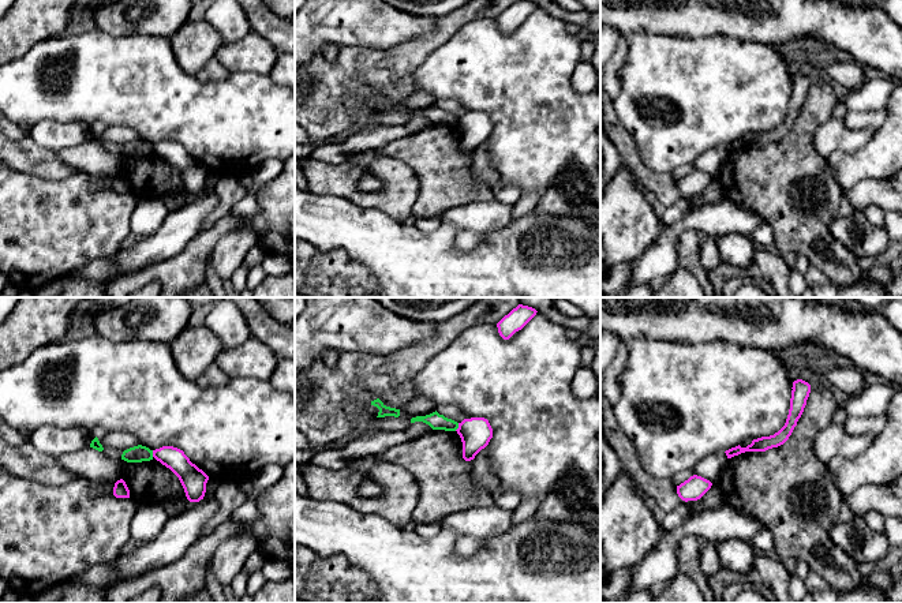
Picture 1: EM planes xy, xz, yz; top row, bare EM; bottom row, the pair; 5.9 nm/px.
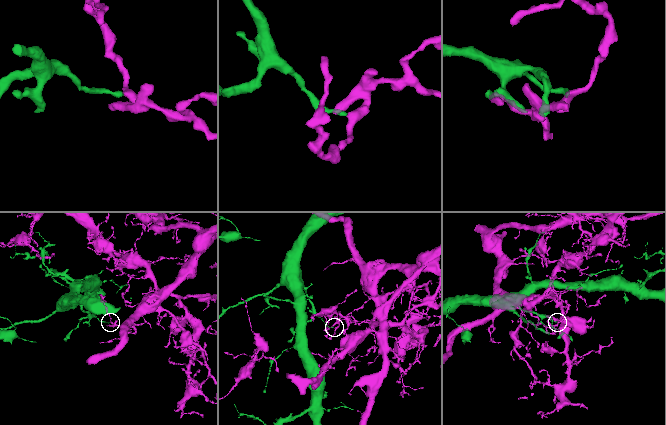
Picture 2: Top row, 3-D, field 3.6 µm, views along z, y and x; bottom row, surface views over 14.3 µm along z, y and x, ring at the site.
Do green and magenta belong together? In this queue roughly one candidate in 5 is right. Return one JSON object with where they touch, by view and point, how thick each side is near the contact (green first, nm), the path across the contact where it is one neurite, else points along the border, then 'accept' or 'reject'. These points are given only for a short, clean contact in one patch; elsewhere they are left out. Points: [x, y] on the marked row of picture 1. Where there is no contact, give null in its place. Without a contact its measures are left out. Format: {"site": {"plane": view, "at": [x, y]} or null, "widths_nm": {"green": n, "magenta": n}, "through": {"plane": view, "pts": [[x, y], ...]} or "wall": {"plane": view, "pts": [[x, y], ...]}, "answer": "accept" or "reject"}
{"site": {"plane": "xz", "at": [457, 427]}, "widths_nm": {"green": 100, "magenta": 190}, "wall": {"plane": "xz", "pts": [[459, 423], [455, 430]]}, "answer": "reject"}

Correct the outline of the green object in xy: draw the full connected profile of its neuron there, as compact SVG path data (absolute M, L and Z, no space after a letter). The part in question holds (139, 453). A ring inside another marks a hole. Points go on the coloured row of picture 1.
M138 445L123 452L121 460L127 462L142 462L153 460L153 450L146 446Z

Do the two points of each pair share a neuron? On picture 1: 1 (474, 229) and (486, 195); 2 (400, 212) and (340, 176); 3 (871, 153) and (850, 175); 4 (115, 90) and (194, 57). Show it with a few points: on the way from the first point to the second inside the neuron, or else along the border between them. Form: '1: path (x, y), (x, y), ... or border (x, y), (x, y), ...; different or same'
1: border (494, 198), (468, 202), (452, 209); different
2: path (385, 201), (360, 199), (352, 191); same
3: path (867, 158), (856, 169); same
4: border (168, 38), (176, 63), (184, 71), (194, 75); different

